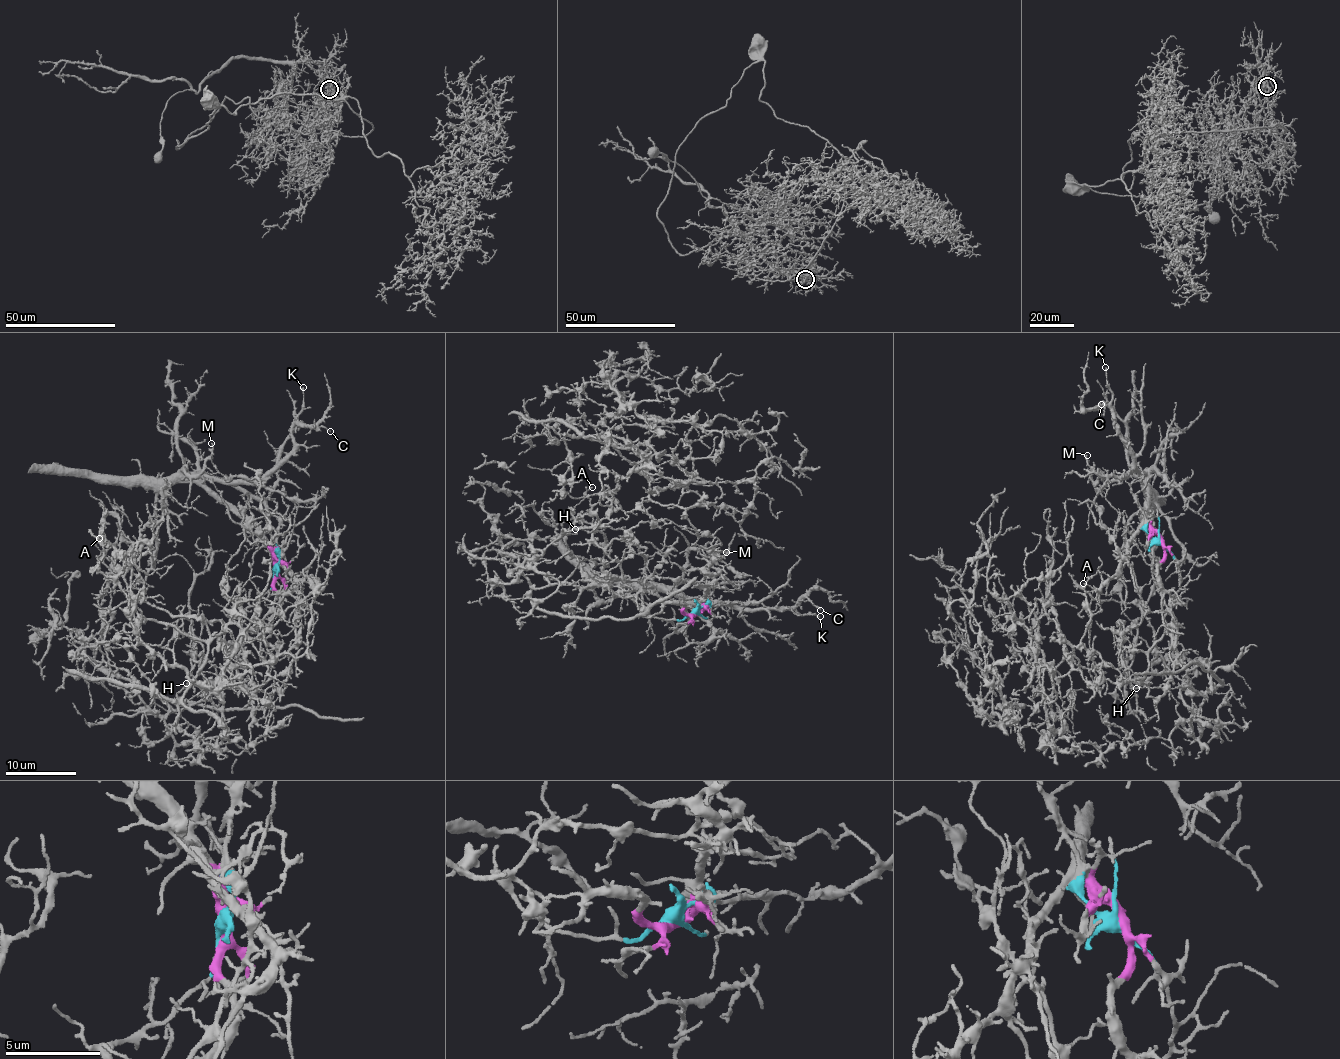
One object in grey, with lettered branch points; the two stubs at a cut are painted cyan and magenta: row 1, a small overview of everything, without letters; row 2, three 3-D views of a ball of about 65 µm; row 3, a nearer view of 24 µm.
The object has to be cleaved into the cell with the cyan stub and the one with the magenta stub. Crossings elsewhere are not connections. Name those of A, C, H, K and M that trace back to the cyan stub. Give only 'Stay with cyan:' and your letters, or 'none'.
Stay with cyan: A, H

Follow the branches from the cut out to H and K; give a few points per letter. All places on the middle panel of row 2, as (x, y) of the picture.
H: (693, 612), (679, 620), (656, 618), (636, 598), (623, 597), (619, 563), (594, 542), (599, 522), (574, 530)
K: (693, 612), (697, 614), (705, 606), (692, 606), (684, 597), (735, 603), (744, 608), (780, 607), (820, 617)

